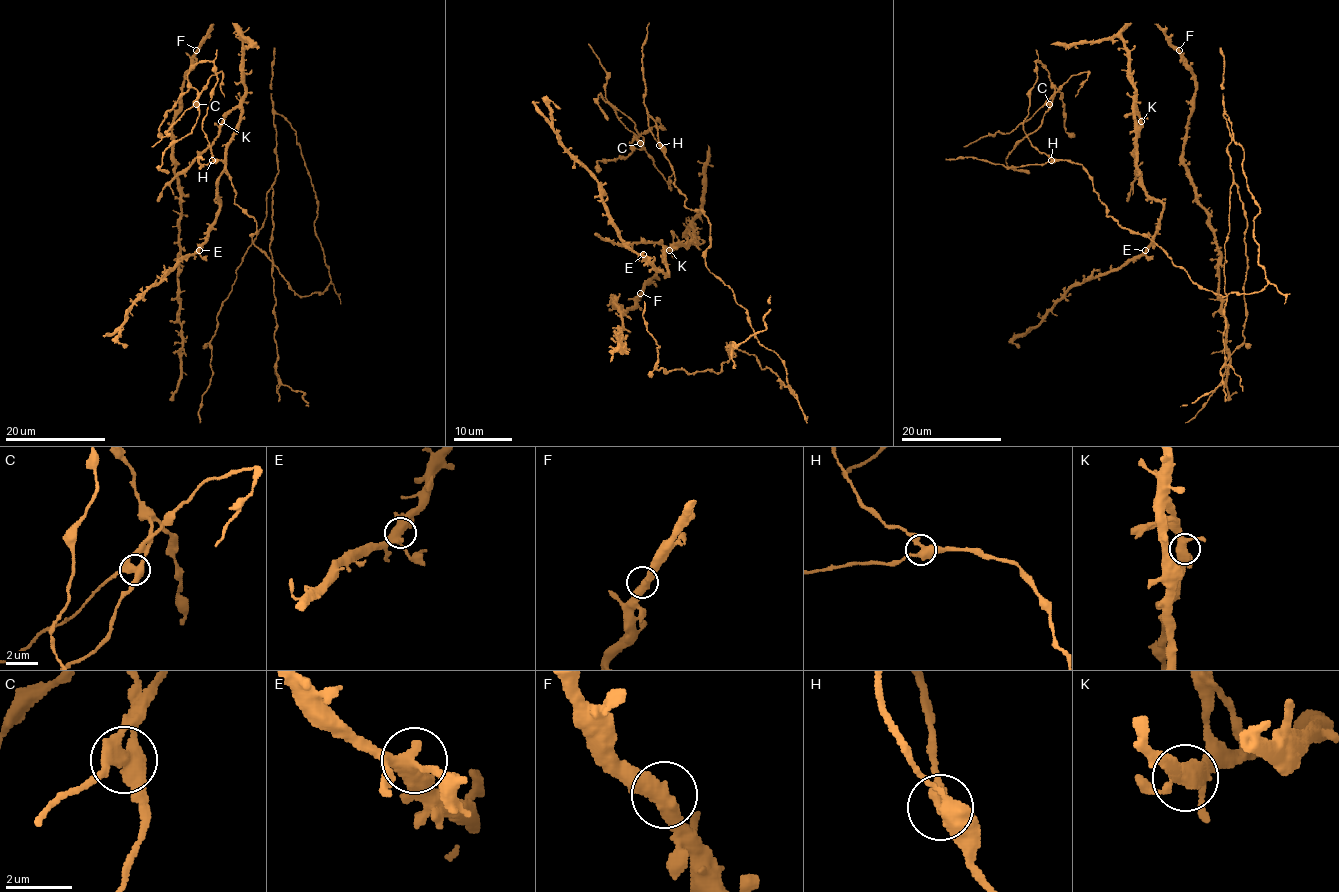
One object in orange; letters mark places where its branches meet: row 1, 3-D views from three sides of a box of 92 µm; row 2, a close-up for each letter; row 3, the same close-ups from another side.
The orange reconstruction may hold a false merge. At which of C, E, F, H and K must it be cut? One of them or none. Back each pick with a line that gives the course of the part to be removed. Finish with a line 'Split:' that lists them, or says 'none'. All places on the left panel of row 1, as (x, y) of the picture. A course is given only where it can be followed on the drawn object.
C: Course of the part to remove: (196, 104), (175, 122), (167, 135), (151, 146)
Split: C

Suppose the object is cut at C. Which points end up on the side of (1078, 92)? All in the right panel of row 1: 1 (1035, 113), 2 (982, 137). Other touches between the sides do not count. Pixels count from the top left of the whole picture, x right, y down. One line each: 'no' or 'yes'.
1: yes
2: yes

